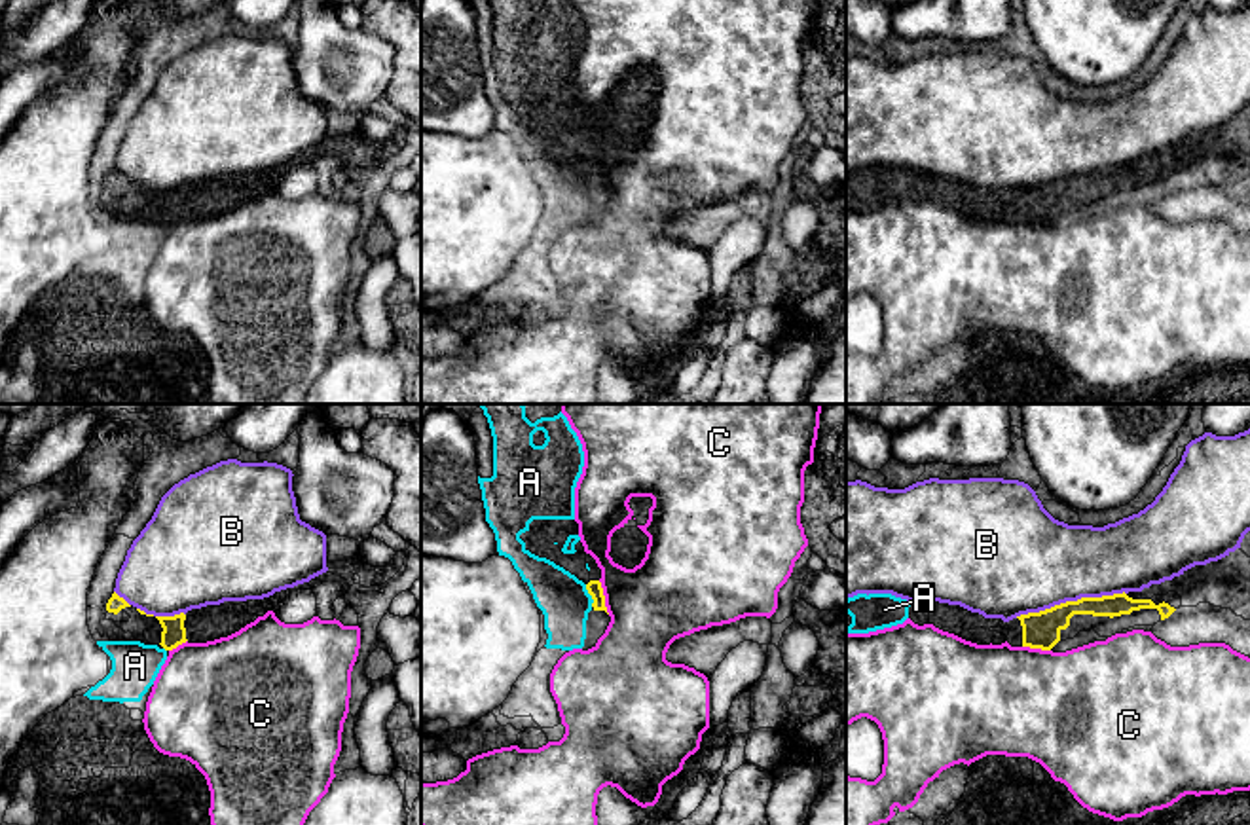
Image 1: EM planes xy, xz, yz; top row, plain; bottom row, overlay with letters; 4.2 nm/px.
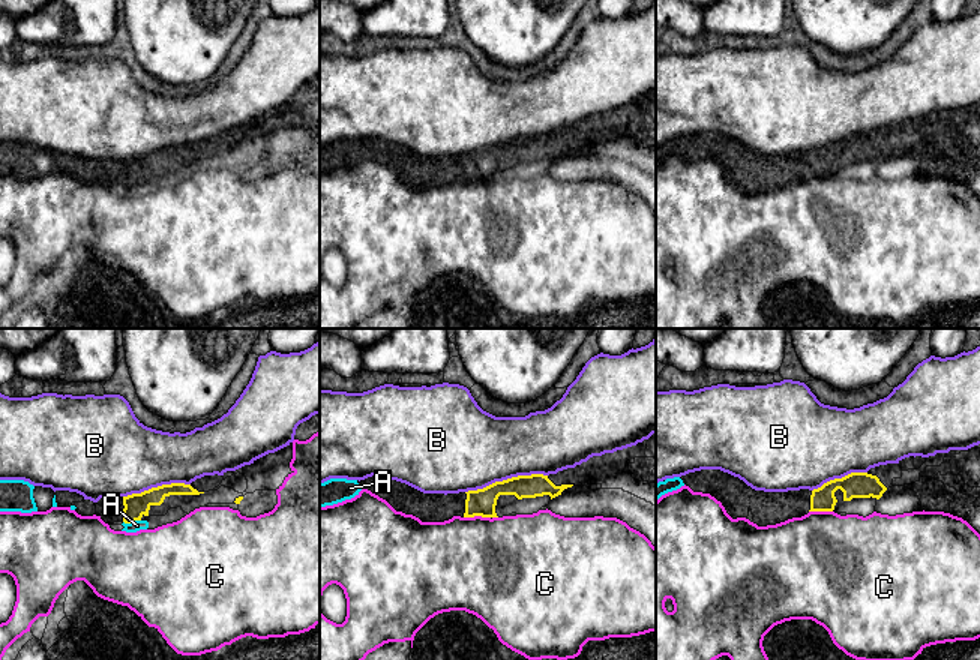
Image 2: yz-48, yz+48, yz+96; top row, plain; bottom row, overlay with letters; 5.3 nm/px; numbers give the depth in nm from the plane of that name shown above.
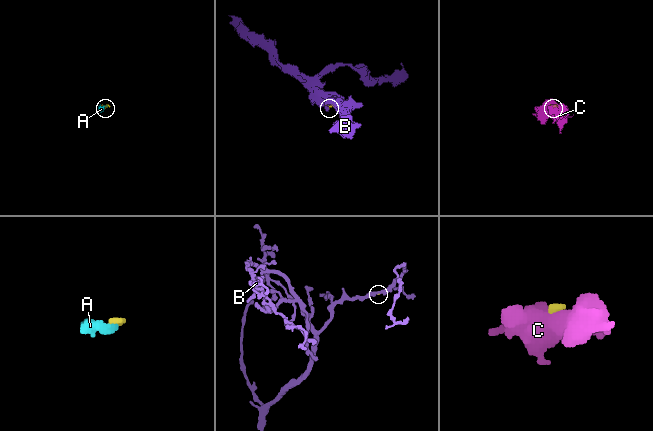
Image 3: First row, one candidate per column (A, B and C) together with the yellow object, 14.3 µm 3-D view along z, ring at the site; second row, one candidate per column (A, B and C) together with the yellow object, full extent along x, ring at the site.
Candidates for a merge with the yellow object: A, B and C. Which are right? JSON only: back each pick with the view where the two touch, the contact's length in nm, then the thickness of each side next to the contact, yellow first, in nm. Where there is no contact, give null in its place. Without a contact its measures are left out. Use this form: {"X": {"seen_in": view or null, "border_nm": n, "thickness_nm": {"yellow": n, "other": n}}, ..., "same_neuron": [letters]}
{"A": {"seen_in": "xz", "border_nm": 100, "thickness_nm": {"yellow": 70, "other": 220}}, "same_neuron": ["A"]}

